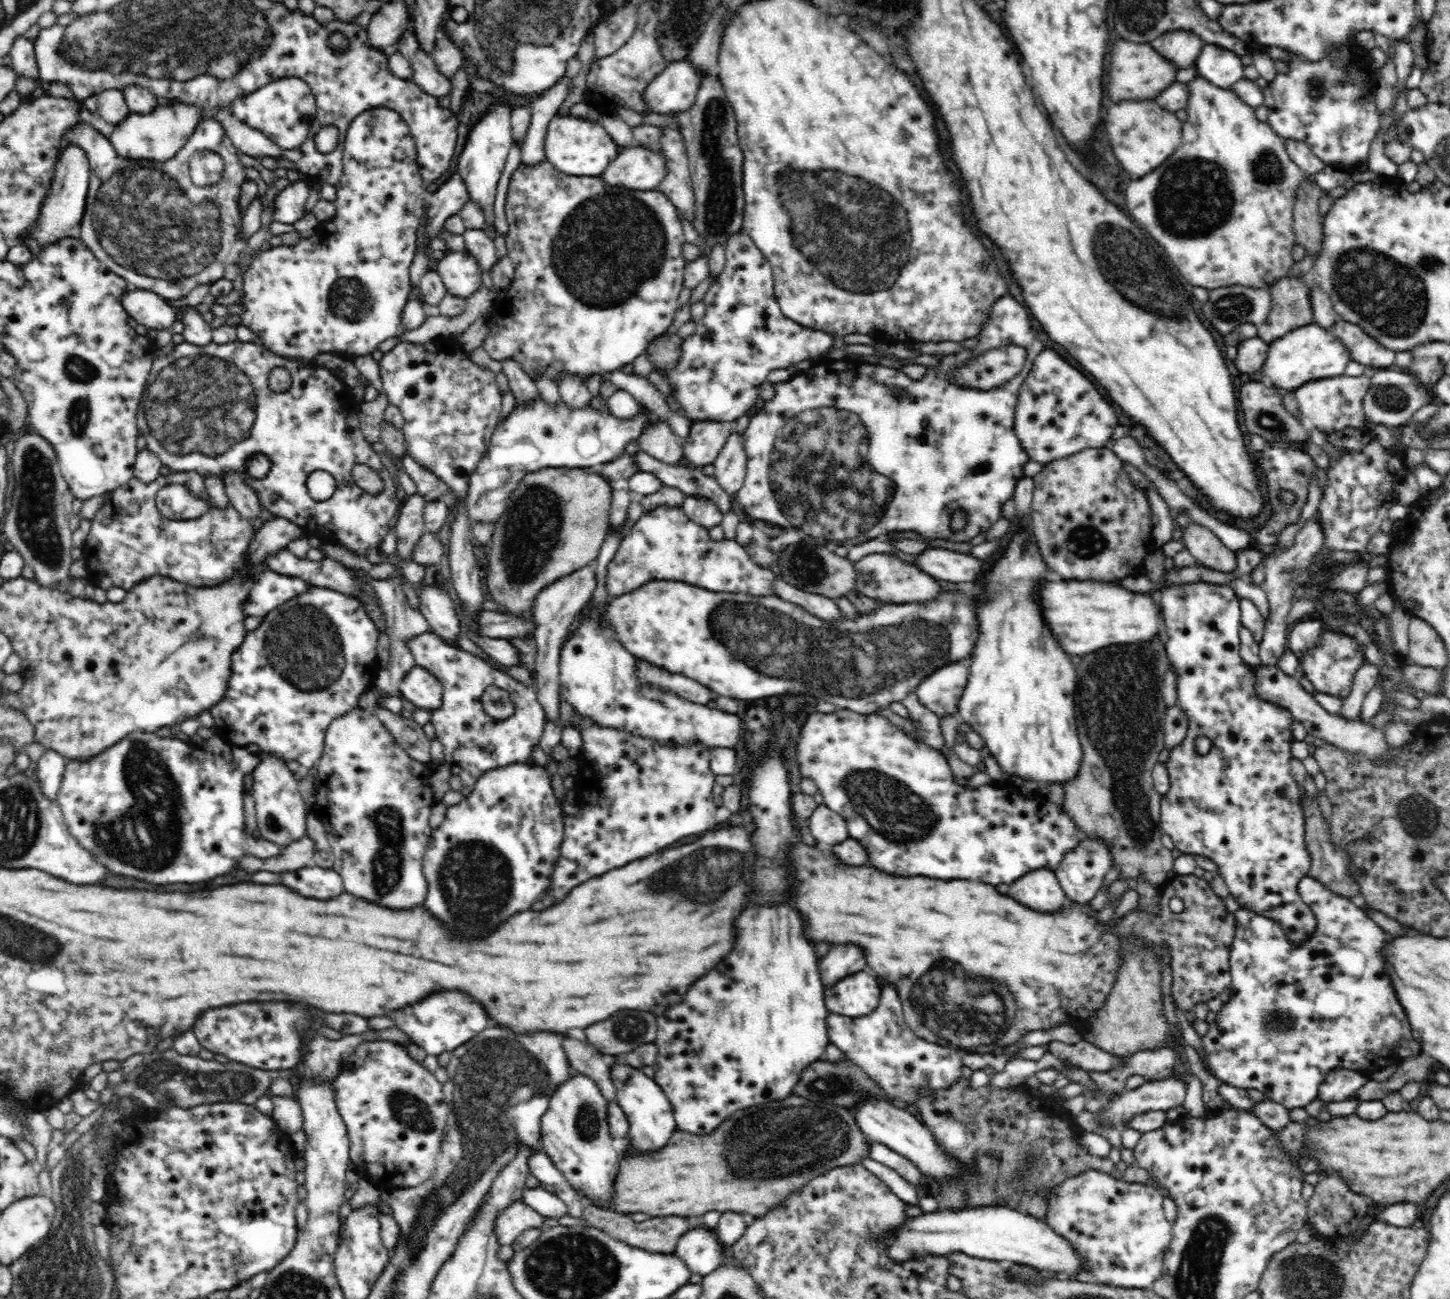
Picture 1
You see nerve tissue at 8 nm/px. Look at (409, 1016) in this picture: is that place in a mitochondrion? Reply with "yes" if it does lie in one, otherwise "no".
no

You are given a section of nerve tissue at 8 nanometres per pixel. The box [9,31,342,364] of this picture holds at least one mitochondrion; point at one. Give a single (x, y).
(139, 205)

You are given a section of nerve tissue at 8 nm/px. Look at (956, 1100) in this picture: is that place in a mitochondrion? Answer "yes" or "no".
no

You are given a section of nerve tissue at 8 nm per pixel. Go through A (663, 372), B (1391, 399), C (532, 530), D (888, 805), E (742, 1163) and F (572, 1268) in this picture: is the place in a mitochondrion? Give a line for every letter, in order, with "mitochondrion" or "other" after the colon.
A: other
B: mitochondrion
C: mitochondrion
D: mitochondrion
E: mitochondrion
F: mitochondrion

